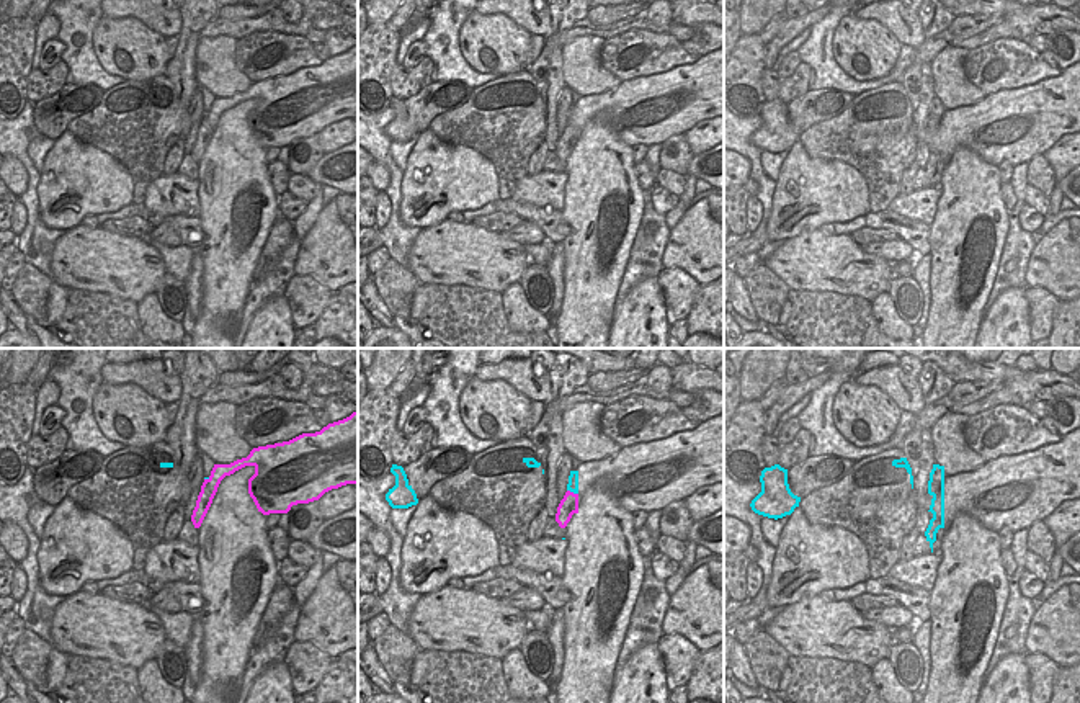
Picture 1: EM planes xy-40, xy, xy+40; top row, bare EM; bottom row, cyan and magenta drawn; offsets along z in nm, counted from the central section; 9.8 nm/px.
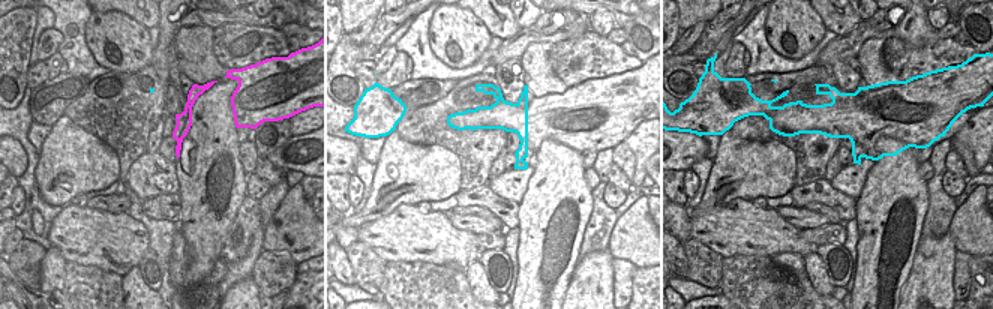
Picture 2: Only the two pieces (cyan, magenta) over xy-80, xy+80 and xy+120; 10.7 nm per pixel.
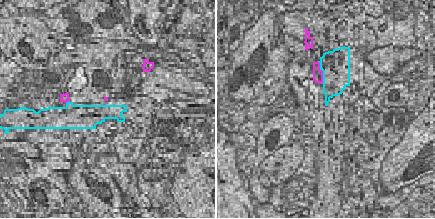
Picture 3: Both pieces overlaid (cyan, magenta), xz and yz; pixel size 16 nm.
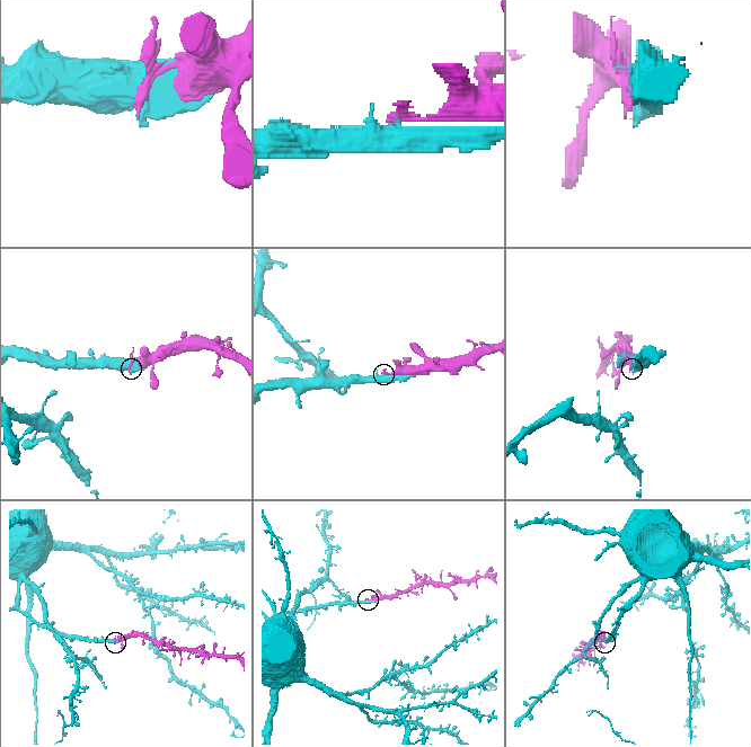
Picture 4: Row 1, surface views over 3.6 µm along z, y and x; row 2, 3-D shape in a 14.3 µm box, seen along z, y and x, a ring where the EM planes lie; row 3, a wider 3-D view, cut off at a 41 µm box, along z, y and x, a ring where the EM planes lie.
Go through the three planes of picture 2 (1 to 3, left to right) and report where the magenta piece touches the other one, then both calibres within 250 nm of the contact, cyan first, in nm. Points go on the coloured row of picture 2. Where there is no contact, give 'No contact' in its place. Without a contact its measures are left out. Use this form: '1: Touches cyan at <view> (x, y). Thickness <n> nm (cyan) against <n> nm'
1: No contact
2: No contact
3: No contact

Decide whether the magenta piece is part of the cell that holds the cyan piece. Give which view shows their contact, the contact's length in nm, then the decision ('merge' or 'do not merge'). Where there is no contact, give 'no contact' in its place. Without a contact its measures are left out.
meets cyan in xy; contact 120 nm long; merge

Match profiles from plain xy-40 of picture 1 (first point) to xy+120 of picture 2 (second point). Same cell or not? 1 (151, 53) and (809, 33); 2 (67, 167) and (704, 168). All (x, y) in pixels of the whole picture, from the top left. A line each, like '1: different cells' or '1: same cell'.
1: same cell
2: different cells

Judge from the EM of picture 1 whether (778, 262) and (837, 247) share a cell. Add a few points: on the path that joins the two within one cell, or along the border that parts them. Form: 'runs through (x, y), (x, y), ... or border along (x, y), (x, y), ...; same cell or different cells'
runs through (793, 259), (822, 259); same cell

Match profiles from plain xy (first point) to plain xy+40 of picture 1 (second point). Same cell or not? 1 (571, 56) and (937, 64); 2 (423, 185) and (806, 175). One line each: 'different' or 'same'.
1: same
2: same

